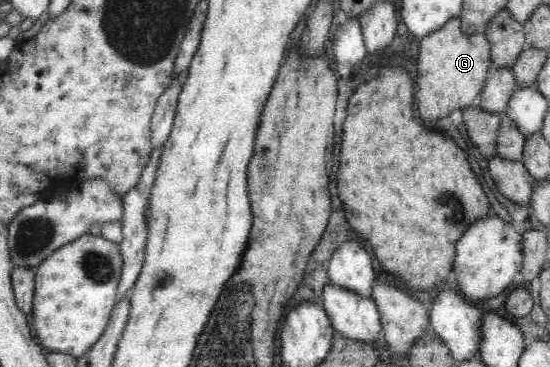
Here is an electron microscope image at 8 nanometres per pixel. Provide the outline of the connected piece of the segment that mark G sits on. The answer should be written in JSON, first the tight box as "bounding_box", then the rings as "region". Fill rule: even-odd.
{"bounding_box":[417,19,489,120],"region":[[[459,19],[444,24],[440,30],[421,37],[417,55],[417,116],[423,120],[445,118],[455,109],[469,107],[484,88],[489,68],[489,46],[481,32],[463,36]]]}

